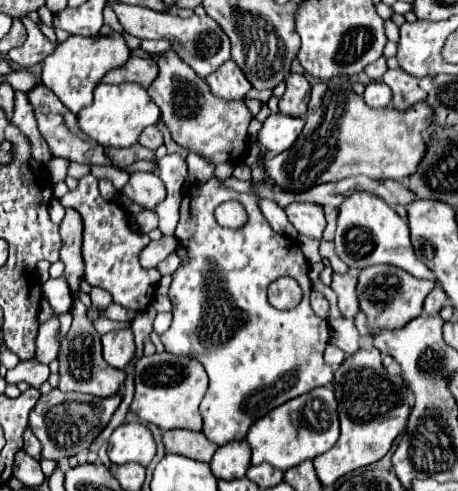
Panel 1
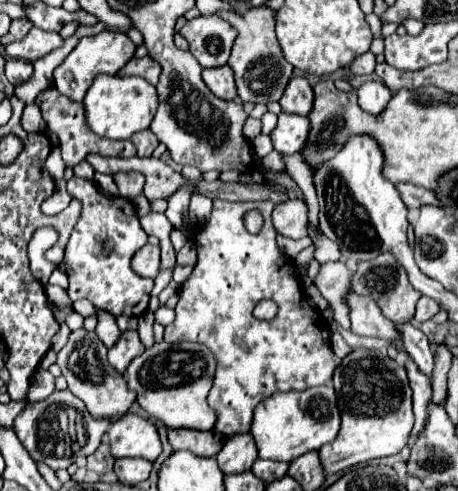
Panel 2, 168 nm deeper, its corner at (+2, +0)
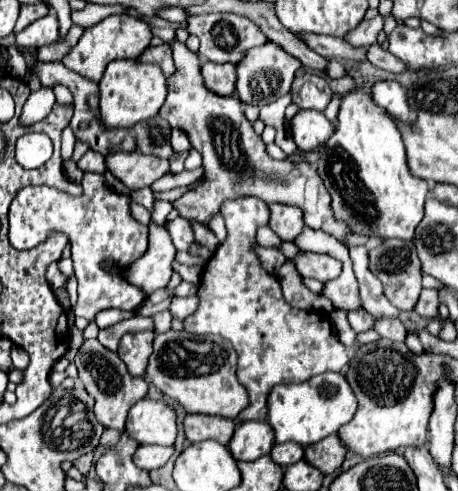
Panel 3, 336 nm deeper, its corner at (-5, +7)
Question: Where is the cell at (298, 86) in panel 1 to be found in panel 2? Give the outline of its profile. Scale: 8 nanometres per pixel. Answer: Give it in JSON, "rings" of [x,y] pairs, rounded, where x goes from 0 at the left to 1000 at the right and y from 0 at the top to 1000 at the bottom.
{"rings":[[[635,157],[609,210],[618,218],[618,230],[675,234],[675,226],[683,222],[683,181],[670,157]]]}

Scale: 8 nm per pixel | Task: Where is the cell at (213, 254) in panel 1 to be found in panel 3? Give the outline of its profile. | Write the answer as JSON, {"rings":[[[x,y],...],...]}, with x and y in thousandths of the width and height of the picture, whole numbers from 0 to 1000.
{"rings":[[[524,399],[515,407],[485,411],[480,436],[493,452],[498,481],[472,505],[467,521],[445,542],[432,599],[428,599],[432,627],[424,640],[415,640],[402,652],[402,672],[415,680],[476,680],[515,709],[520,774],[537,790],[541,815],[546,815],[546,823],[533,831],[533,839],[524,839],[520,851],[511,855],[515,864],[528,864],[537,855],[576,855],[581,851],[581,811],[603,782],[642,782],[642,778],[651,782],[651,778],[668,778],[681,766],[694,766],[707,758],[742,758],[747,745],[760,741],[760,721],[755,721],[751,701],[725,680],[721,648],[690,631],[638,627],[616,607],[616,587],[611,587],[607,566],[576,550],[555,501],[559,501],[563,464],[585,460],[585,448],[590,448],[585,415],[559,399]]]}

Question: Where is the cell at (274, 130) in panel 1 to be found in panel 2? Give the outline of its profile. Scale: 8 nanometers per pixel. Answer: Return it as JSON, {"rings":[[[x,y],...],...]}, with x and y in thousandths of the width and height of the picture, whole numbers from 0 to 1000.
{"rings":[[[614,230],[609,234],[609,251],[605,251],[600,267],[592,271],[596,299],[614,316],[635,316],[635,312],[662,308],[666,283],[675,275],[675,259],[679,259],[675,238]]]}

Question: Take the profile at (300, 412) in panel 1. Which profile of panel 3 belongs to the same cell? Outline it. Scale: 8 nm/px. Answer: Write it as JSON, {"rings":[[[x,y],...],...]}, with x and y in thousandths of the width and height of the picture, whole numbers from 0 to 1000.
{"rings":[[[712,758],[668,774],[664,782],[620,782],[594,790],[585,807],[585,864],[598,876],[603,904],[646,900],[659,912],[729,884],[755,864],[755,839],[777,839],[777,811],[755,770],[729,758]]]}

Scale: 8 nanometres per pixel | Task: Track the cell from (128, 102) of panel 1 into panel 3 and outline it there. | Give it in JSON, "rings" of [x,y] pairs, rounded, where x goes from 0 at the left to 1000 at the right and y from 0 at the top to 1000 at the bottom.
{"rings":[[[253,122],[231,134],[227,155],[218,163],[218,232],[223,248],[236,261],[288,261],[310,244],[336,240],[358,212],[358,200],[362,200],[362,159],[341,130],[306,130],[297,122]]]}

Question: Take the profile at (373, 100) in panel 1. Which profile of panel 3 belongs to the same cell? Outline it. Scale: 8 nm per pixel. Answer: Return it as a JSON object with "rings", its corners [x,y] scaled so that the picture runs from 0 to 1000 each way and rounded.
{"rings":[[[825,163],[812,175],[812,204],[847,224],[856,236],[895,248],[900,244],[900,224],[891,220],[891,204],[886,204],[886,183],[865,167],[865,163]]]}

